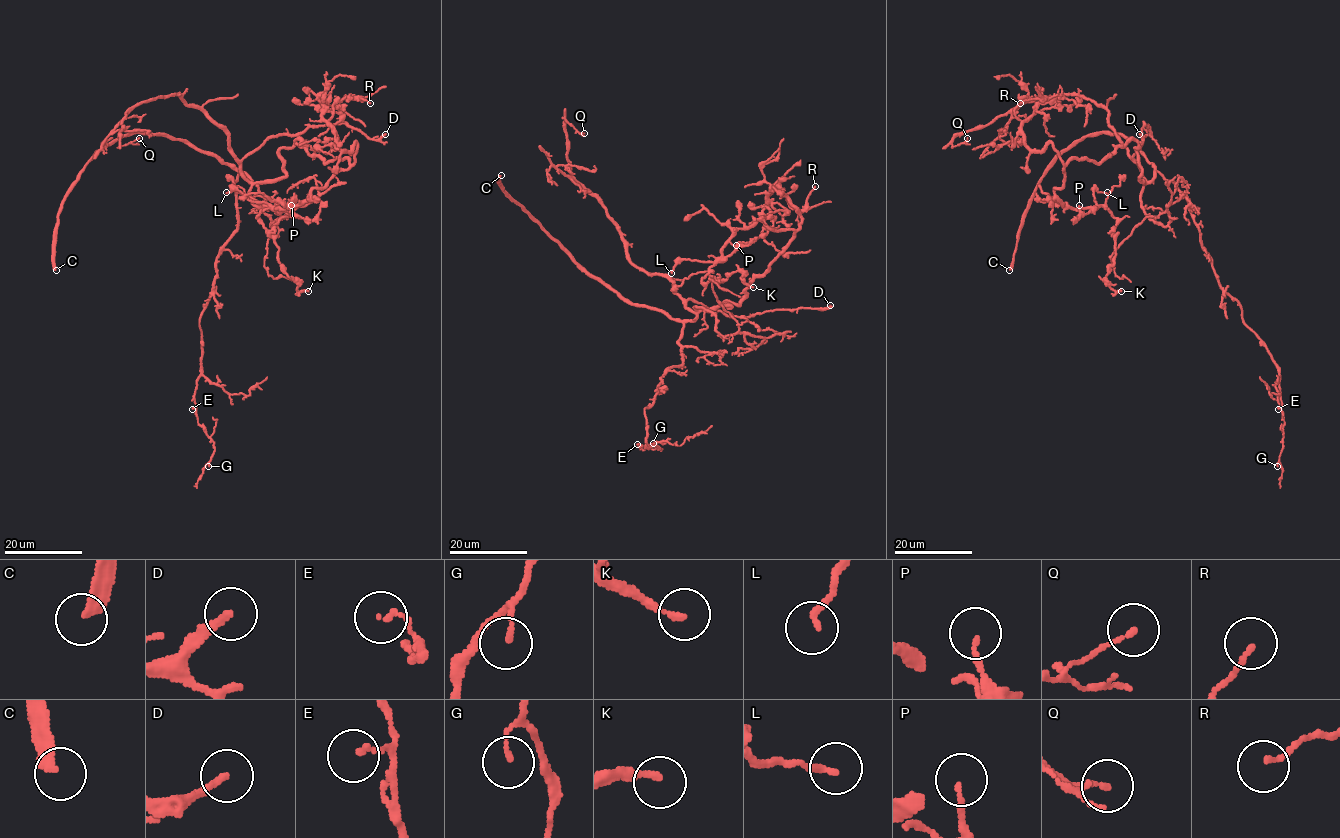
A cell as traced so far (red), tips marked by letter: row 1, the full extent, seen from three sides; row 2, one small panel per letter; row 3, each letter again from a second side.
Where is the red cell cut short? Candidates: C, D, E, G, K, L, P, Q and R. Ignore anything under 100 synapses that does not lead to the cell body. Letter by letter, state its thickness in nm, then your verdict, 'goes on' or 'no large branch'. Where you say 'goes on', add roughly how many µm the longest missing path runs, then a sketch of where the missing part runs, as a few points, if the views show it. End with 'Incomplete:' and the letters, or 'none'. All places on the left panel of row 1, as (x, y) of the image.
C: 340 nm | goes on | 100 µm | (56, 270), (61, 314), (107, 428), (86, 458), (61, 457), (21, 396), (16, 391), (13, 395)
D: 200 nm | no large branch
E: 150 nm | no large branch
G: 120 nm | no large branch
K: 190 nm | no large branch
L: 200 nm | no large branch
P: 140 nm | no large branch
Q: 120 nm | no large branch
R: 140 nm | no large branch
Incomplete: C

